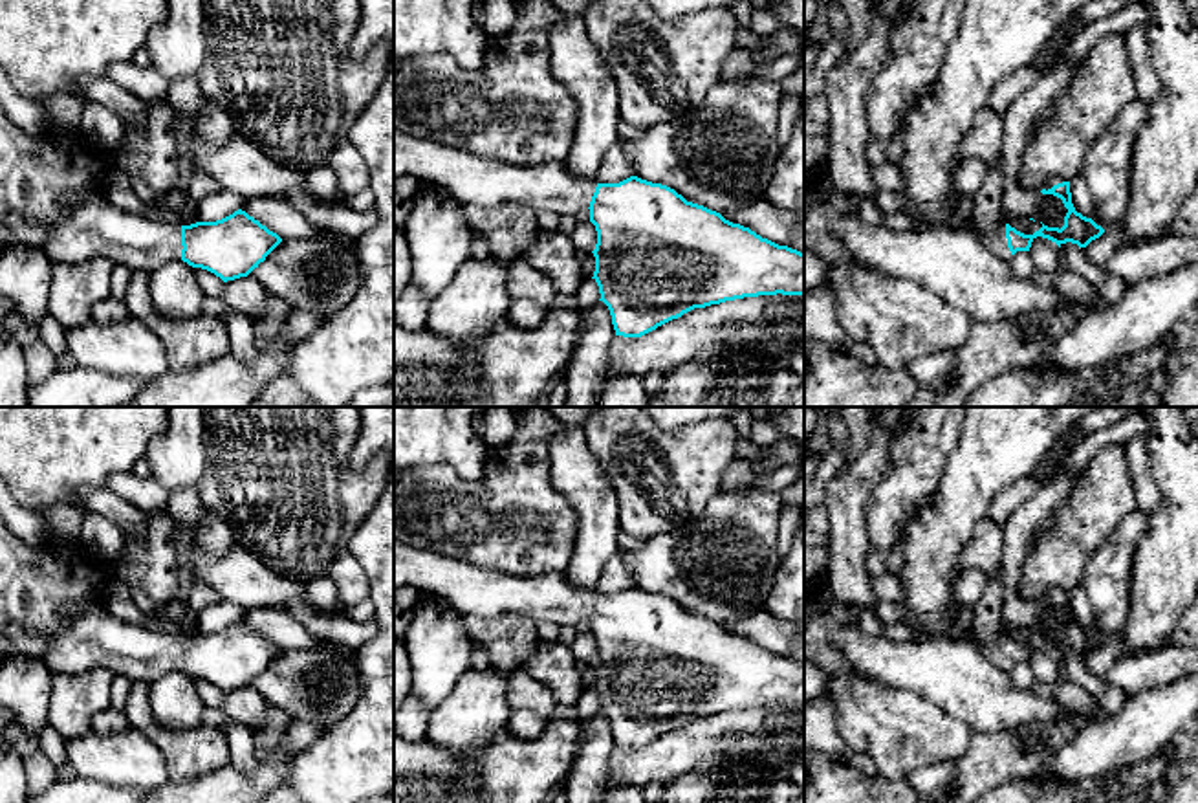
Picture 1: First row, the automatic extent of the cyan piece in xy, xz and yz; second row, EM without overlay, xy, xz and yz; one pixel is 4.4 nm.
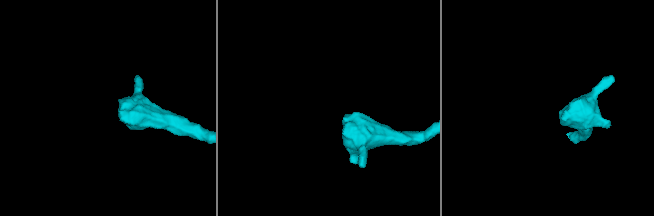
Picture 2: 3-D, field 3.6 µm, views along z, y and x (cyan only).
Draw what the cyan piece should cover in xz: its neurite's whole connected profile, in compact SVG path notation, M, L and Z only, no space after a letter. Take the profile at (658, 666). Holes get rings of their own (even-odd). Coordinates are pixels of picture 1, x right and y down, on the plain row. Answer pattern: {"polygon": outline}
{"polygon": "M394 541L394 590L399 587L416 587L423 594L447 600L462 616L493 618L520 614L535 623L550 622L559 627L575 627L579 622L588 620L590 632L597 642L597 654L592 662L595 667L592 689L599 697L599 711L610 720L615 746L641 748L694 719L725 711L777 704L804 706L804 664L762 649L749 638L725 631L716 622L687 612L674 600L637 587L630 587L619 594L597 594L573 587L564 578L564 572L546 574L542 578L511 578Z"}

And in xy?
{"polygon": "M90 600L62 629L51 632L42 660L53 676L108 669L132 682L147 684L181 669L189 676L207 680L227 693L247 688L280 653L282 649L277 644L242 620L216 632L181 636L158 629L154 620L134 623L128 618L115 616L108 610L104 600Z"}

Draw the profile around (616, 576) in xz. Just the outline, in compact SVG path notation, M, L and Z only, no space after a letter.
M619 550L606 561L599 576L595 592L597 594L619 594L630 587L634 587L634 576L626 563L625 552Z

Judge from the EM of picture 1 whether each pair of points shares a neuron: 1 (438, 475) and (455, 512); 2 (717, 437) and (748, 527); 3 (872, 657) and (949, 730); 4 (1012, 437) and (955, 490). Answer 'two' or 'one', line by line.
1: one
2: two
3: two
4: one

